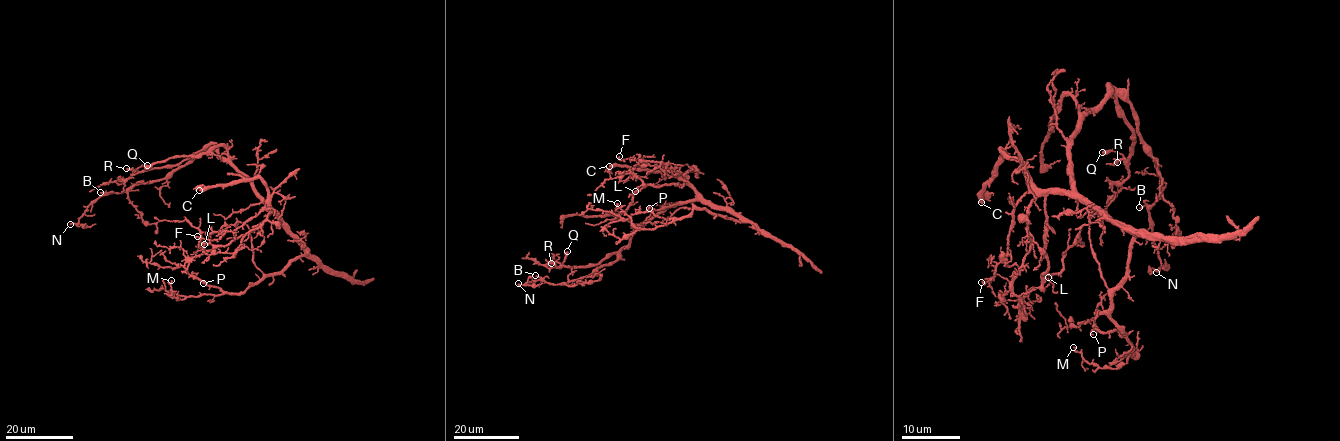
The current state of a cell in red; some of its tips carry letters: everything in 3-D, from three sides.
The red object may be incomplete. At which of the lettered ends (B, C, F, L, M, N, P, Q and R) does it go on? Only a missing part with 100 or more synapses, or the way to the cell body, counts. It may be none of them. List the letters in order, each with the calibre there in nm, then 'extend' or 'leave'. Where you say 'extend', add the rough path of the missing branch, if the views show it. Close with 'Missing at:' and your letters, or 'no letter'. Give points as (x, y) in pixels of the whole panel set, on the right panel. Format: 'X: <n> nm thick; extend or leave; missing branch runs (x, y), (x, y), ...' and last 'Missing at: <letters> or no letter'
B: 160 nm thick; leave
C: 480 nm thick; extend; missing branch runs (981, 202), (980, 210), (985, 219), (981, 232), (986, 256), (1000, 260), (1022, 291), (1035, 315), (1041, 339)
F: 200 nm thick; leave
L: 90 nm thick; leave
M: 120 nm thick; leave
N: 200 nm thick; leave
P: 150 nm thick; leave
Q: 500 nm thick; leave
R: 340 nm thick; leave
Missing at: C

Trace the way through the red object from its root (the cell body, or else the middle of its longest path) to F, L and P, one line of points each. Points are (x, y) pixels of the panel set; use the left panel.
F: (266, 203), (278, 214), (265, 206), (218, 239), (197, 236)
L: (266, 203), (278, 214), (271, 212), (250, 231), (225, 245), (203, 243), (200, 246), (204, 244)
P: (266, 203), (286, 223), (305, 253), (242, 292), (223, 292), (203, 283)

